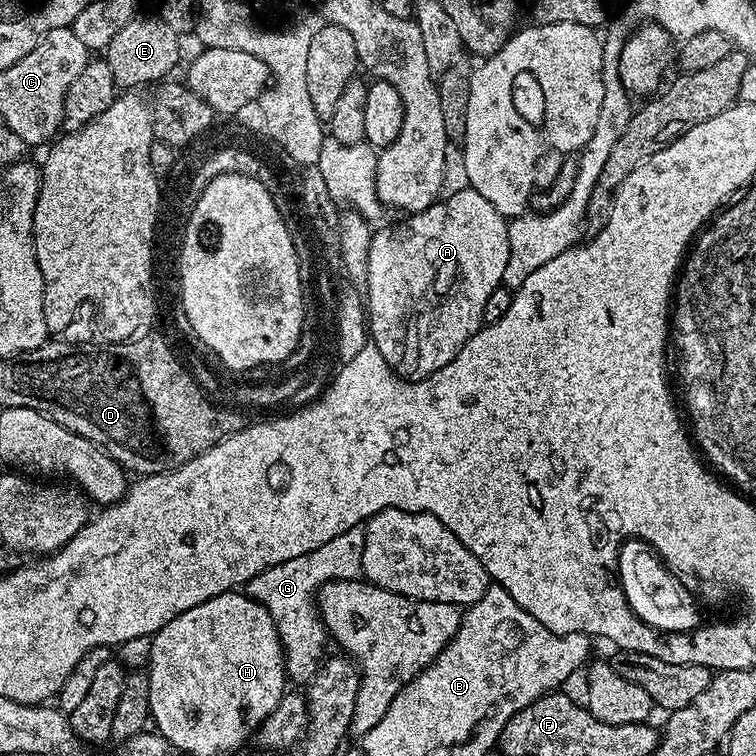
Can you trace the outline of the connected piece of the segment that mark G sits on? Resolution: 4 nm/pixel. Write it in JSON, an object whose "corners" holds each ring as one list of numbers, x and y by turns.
{"corners":[[363,527,346,530,346,534,338,534,338,538,330,538,330,542,322,542,310,554,302,554,302,558,290,558,290,562,282,562,278,566,270,566,262,570,246,585,246,595,256,600,270,614,274,626,278,630,280,645,284,651,284,670,293,685,307,686,320,669,325,659,324,647,330,644,328,629,320,617,318,593,323,584,331,580,361,579,362,550,364,549]]}

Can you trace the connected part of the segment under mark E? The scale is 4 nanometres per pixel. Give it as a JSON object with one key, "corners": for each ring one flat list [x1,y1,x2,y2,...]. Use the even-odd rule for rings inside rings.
{"corners":[[137,15,136,19,126,22,114,38,110,38,110,46,106,49,106,59,110,66,110,74,114,74,117,89,136,90,139,84,152,84,155,80,163,81,167,72,176,68,180,60,181,37,177,36,166,22,162,22,159,15]]}

